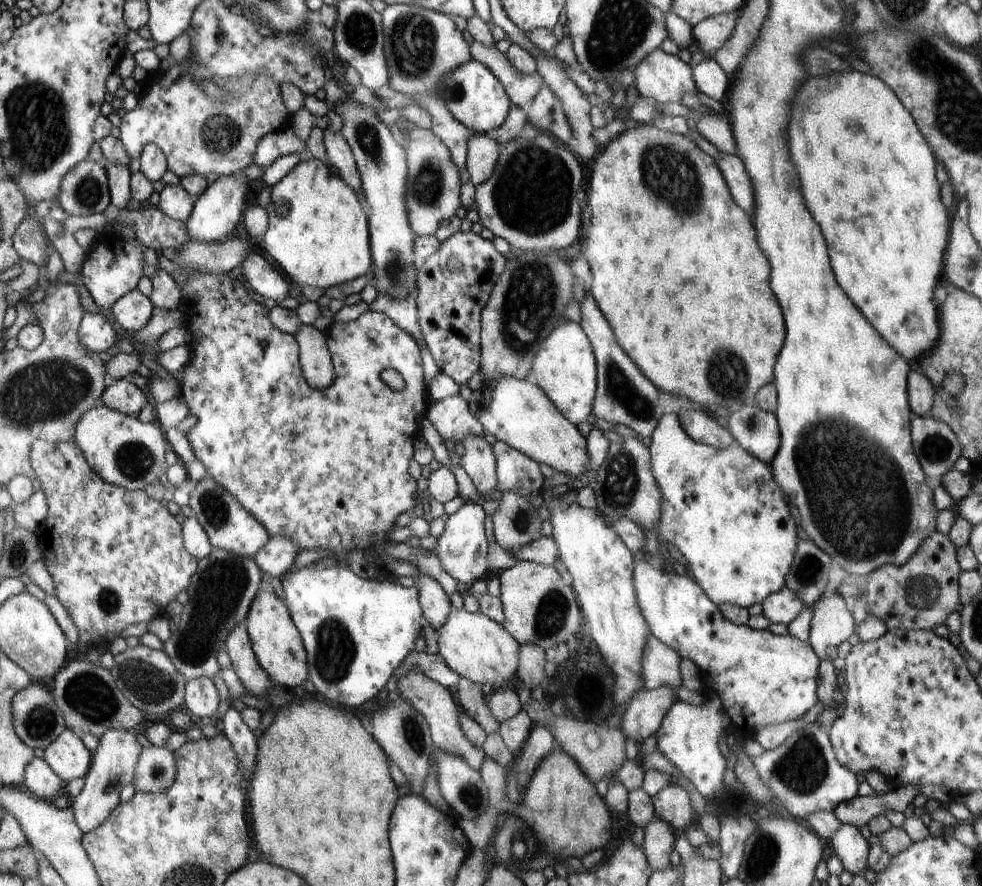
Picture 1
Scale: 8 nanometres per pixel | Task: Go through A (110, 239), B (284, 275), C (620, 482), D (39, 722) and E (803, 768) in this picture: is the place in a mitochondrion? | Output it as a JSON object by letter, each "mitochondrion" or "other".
{"A":"other","B":"other","C":"mitochondrion","D":"mitochondrion","E":"mitochondrion"}

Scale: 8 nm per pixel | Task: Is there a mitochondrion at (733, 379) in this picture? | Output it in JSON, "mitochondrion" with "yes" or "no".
{"mitochondrion":"yes"}

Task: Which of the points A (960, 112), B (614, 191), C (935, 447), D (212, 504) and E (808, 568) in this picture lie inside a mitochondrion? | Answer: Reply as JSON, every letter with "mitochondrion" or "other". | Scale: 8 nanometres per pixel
{"A":"mitochondrion","B":"other","C":"mitochondrion","D":"mitochondrion","E":"mitochondrion"}

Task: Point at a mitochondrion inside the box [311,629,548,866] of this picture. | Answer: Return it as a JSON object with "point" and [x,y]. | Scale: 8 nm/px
{"point":[414,734]}

